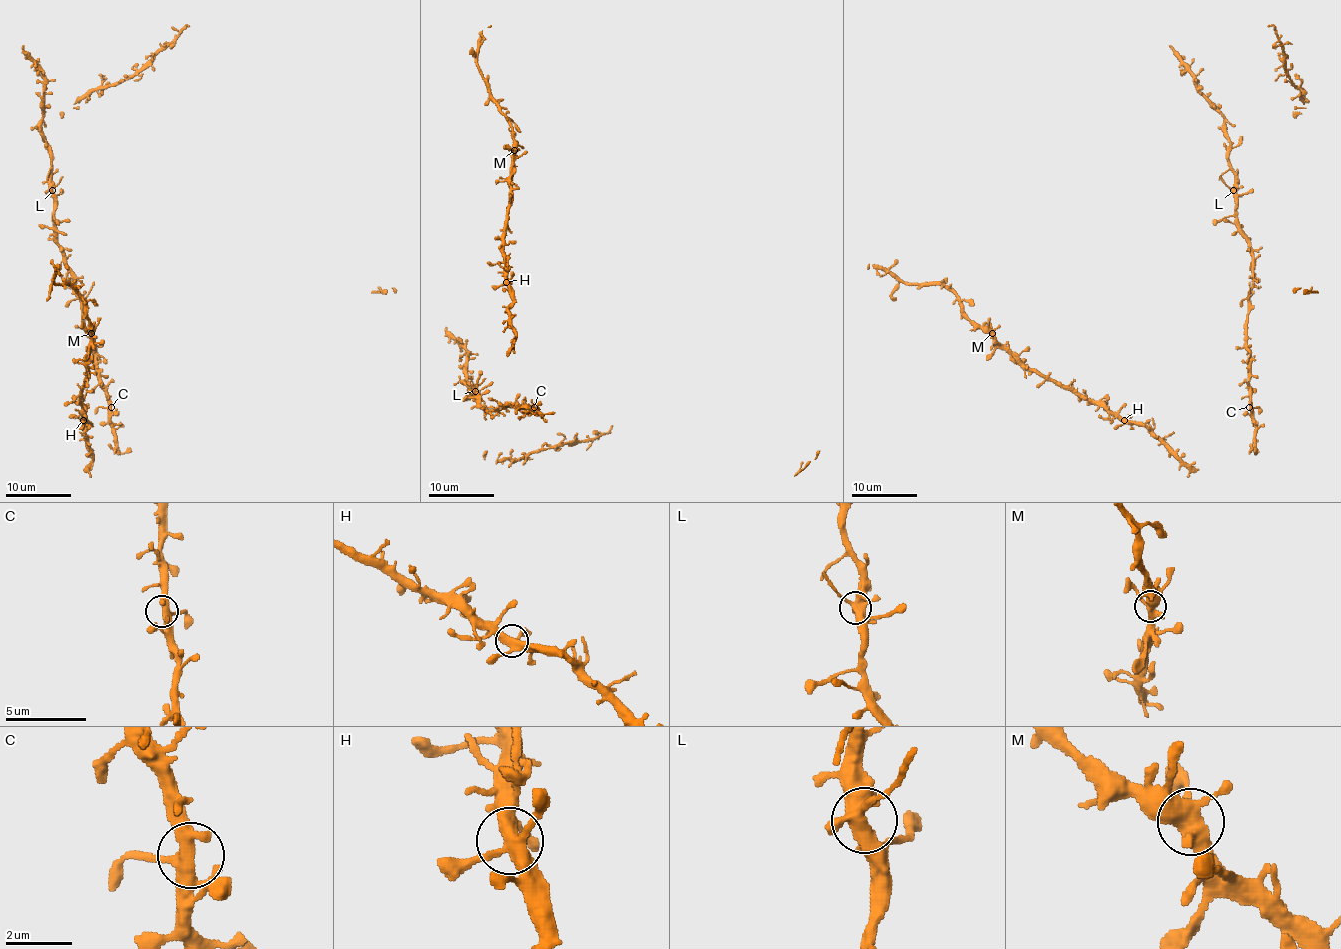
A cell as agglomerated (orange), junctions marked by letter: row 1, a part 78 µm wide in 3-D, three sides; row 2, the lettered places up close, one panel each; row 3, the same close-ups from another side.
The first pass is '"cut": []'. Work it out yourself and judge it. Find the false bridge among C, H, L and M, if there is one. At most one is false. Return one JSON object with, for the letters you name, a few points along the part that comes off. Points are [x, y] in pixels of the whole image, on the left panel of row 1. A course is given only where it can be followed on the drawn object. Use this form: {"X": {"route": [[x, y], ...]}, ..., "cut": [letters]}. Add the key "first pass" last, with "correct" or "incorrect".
{"cut": [], "first pass": "correct"}

